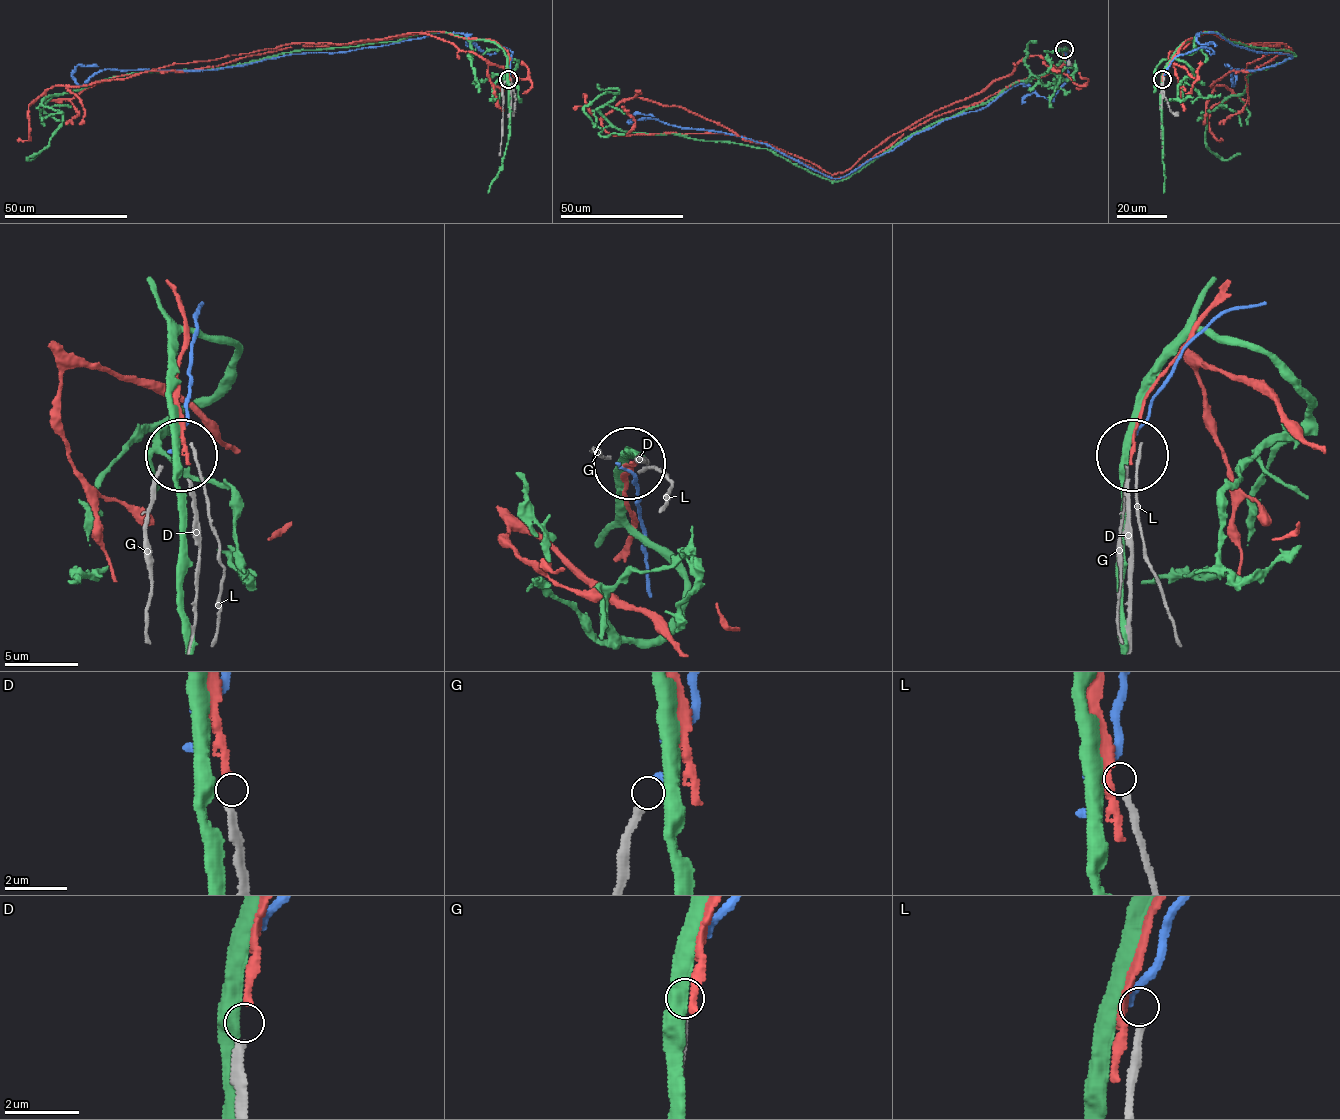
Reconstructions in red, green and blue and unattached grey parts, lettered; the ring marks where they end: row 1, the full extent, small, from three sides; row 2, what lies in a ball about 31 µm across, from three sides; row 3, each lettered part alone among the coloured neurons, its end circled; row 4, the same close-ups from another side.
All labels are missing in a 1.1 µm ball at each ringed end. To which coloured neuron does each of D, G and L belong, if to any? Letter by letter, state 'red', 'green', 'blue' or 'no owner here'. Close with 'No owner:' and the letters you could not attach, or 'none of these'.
D: red
G: blue
L: no owner here
No owner: L

